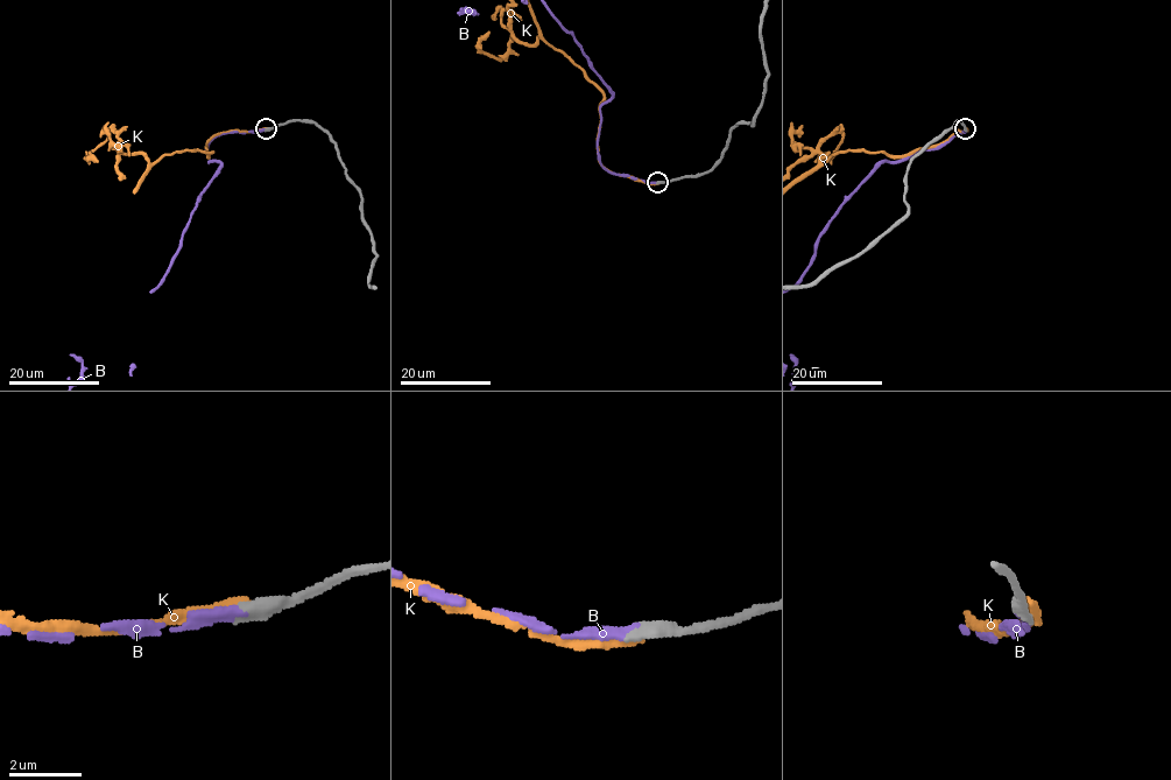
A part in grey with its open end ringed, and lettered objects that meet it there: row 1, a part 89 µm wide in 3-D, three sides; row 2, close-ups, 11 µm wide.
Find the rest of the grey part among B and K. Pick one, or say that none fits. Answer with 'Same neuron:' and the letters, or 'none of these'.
Same neuron: B

